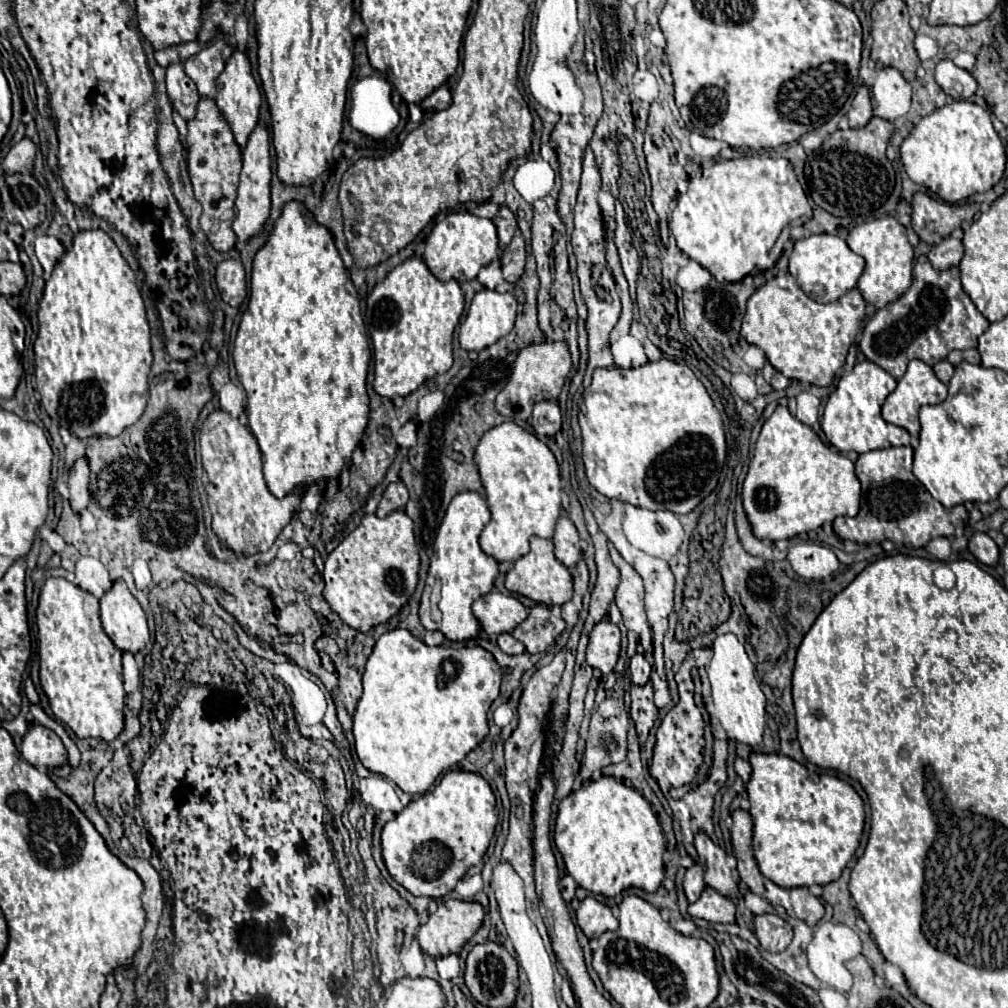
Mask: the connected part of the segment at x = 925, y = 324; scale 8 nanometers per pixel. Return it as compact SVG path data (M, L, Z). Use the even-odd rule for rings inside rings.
M919 256L913 268L913 284L903 298L891 302L867 322L859 348L867 360L881 366L895 380L901 380L911 360L923 360L933 366L947 358L951 350L975 348L979 336L989 328L989 322L977 312L975 304L961 288L959 266L935 270L927 256Z

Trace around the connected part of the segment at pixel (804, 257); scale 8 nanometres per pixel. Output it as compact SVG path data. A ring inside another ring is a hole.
M815 234L795 242L789 258L789 272L797 280L799 288L817 302L833 302L857 286L859 276L865 270L865 260L851 252L847 242L831 234Z

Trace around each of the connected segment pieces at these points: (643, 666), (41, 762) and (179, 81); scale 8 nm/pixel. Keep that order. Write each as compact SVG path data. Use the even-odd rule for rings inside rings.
M635 654L635 656L631 658L629 670L631 670L631 680L633 680L635 686L645 686L645 684L649 682L651 666L649 666L649 662L647 662L641 654Z
M31 726L21 744L21 756L31 766L59 768L67 764L67 750L59 736L43 726Z
M171 64L167 68L167 94L171 98L173 108L181 114L185 122L195 118L197 104L199 104L199 94L195 88L195 82L187 78L185 70L181 64Z

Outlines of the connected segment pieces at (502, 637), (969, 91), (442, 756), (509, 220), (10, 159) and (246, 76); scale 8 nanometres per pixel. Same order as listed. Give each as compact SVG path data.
M499 634L497 644L505 654L523 654L525 652L525 646L519 640L515 640L511 634Z
M941 60L935 68L935 80L937 84L941 86L941 90L955 98L955 100L965 100L965 98L971 98L977 90L977 82L975 78L963 70L963 68L957 68L951 60Z
M409 630L385 632L365 666L363 696L353 716L361 764L393 780L403 792L423 794L441 772L461 762L487 734L487 712L499 696L501 670L493 656L475 648L425 646Z
M501 204L497 216L493 218L493 222L495 222L497 232L499 232L499 248L505 248L505 246L511 242L513 232L515 232L515 228L517 228L515 214L513 214L505 204Z
M23 138L17 142L5 156L3 168L7 174L29 174L33 170L33 160L35 160L35 144L31 138Z
M235 48L233 56L229 58L223 74L217 80L217 106L219 112L223 116L223 120L229 124L233 138L237 142L237 146L243 150L247 146L247 140L251 136L251 132L257 126L257 118L259 118L259 106L261 106L261 92L251 76L251 64L245 56L245 52L241 52L239 48Z

